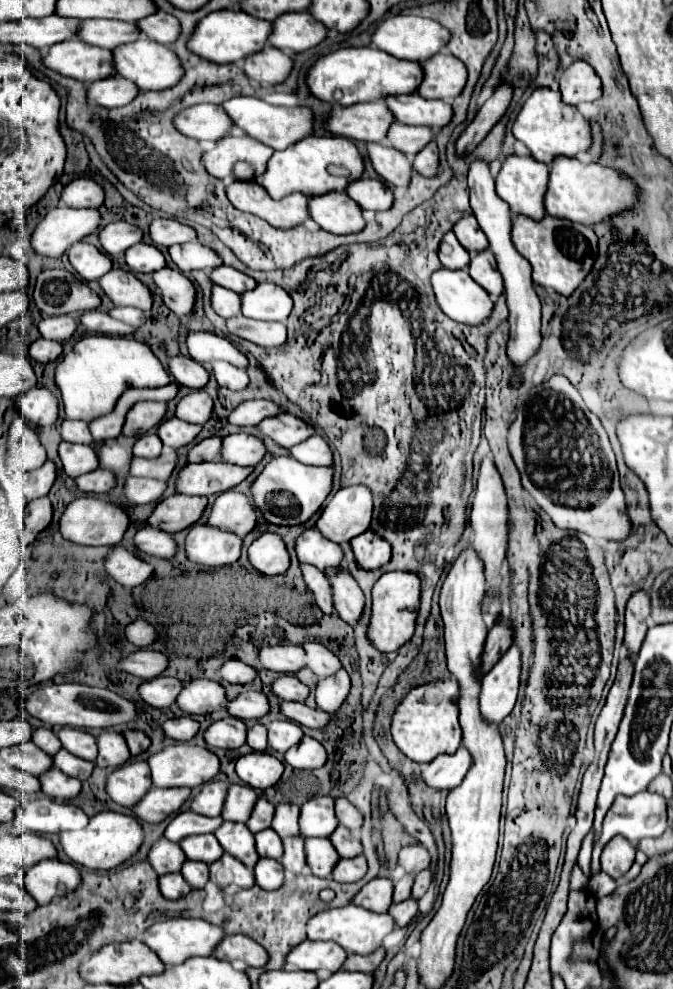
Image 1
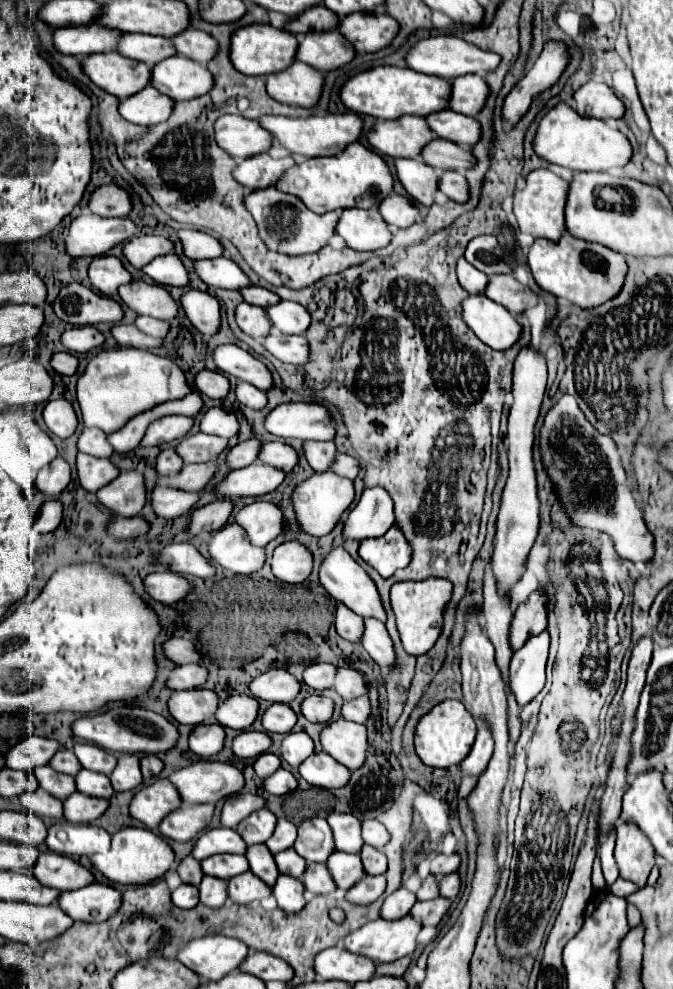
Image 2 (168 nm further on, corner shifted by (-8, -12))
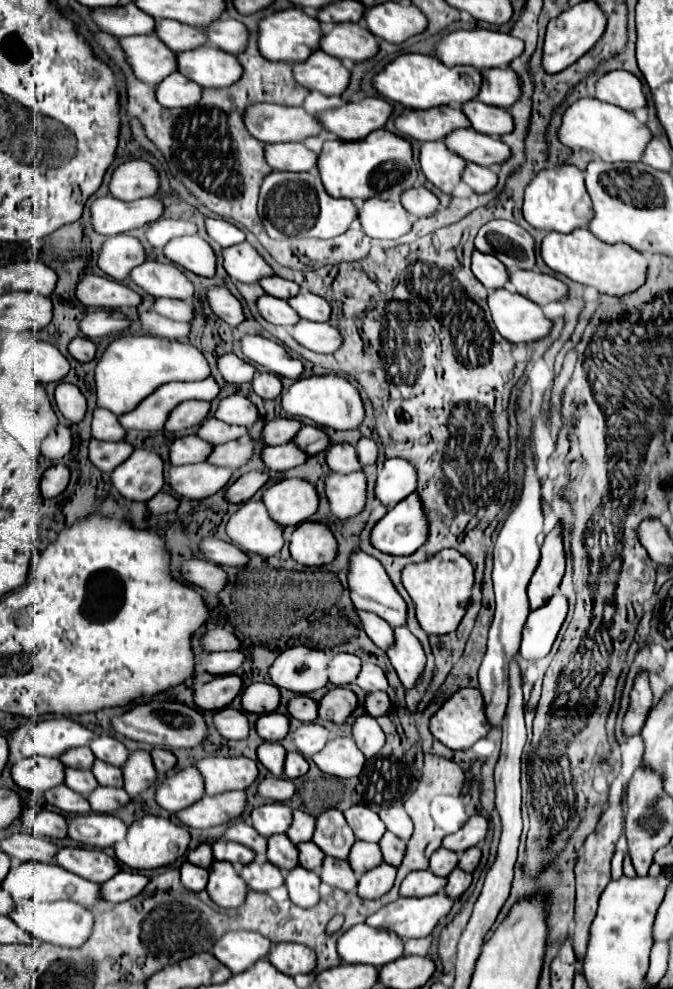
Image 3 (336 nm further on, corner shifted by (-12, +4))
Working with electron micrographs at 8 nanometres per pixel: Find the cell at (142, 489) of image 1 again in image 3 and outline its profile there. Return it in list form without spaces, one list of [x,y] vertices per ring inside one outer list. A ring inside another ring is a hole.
[[[207,462],[173,466],[169,470],[169,486],[177,498],[201,500],[229,484],[233,468],[219,468]]]

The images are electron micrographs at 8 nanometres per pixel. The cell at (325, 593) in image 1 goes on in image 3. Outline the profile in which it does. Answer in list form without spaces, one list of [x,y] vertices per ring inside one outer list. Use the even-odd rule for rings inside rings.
[[[355,608],[355,614],[357,614],[357,618],[359,618],[363,630],[367,632],[367,636],[369,636],[379,648],[385,650],[385,648],[391,644],[391,636],[393,636],[391,626],[389,626],[383,618],[379,618],[377,614],[373,614],[373,612],[369,612],[369,610],[359,610],[359,608]]]

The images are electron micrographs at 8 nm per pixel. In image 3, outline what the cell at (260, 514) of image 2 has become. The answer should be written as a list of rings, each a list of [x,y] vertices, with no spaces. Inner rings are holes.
[[[287,478],[263,492],[261,502],[279,526],[297,526],[309,520],[319,504],[315,488],[299,478]]]

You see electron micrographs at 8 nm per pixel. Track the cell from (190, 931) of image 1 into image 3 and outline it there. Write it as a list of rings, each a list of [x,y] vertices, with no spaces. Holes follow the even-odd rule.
[[[231,930],[213,944],[211,954],[231,972],[241,972],[243,968],[249,968],[255,960],[265,958],[269,948],[271,942],[259,932]]]

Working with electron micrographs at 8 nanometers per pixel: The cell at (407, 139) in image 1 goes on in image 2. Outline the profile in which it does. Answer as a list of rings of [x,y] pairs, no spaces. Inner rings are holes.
[[[435,138],[431,144],[427,144],[427,148],[423,148],[421,154],[429,166],[443,172],[467,172],[469,168],[477,166],[477,158],[473,156],[471,150],[465,150],[443,138]]]

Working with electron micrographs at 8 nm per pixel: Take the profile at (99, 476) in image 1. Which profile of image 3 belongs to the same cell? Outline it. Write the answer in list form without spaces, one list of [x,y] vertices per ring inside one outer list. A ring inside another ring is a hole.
[[[135,450],[111,472],[111,484],[127,500],[147,502],[163,486],[163,460],[155,452]]]

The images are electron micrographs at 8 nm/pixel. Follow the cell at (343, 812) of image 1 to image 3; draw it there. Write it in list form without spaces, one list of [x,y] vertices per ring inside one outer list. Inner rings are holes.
[[[387,808],[379,812],[379,818],[383,820],[383,824],[387,826],[389,832],[393,832],[397,838],[401,840],[409,840],[411,832],[413,832],[413,824],[411,818],[407,816],[407,812],[403,808]]]

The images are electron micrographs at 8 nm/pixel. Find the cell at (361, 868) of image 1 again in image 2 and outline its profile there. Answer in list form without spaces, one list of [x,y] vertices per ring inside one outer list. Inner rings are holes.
[[[365,876],[361,878],[349,892],[347,892],[347,900],[351,904],[359,904],[359,906],[367,906],[371,902],[375,902],[383,892],[385,892],[385,876]]]

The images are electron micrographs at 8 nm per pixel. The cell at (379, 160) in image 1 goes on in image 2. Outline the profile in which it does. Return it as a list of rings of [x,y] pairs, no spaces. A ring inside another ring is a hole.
[[[395,160],[397,174],[405,190],[427,208],[433,204],[433,194],[439,188],[439,174],[423,160]]]

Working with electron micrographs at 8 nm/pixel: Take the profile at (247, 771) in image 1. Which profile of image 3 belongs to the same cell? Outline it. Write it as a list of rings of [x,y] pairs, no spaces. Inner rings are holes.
[[[289,752],[289,754],[287,754],[283,776],[287,776],[287,778],[299,778],[299,776],[303,776],[307,770],[309,770],[309,764],[307,764],[307,760],[305,760],[299,752]]]

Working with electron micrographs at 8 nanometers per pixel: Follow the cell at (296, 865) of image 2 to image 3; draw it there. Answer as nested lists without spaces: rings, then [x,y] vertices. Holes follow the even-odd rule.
[[[301,842],[297,844],[297,850],[299,850],[299,864],[307,870],[313,870],[317,872],[319,870],[319,864],[323,860],[323,852],[319,852],[319,848],[315,848],[315,844],[311,842]]]

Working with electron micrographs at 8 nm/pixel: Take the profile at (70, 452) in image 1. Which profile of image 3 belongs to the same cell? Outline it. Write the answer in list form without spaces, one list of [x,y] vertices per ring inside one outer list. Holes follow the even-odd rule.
[[[91,438],[89,442],[89,460],[93,462],[95,468],[101,472],[111,472],[119,464],[123,464],[133,452],[133,446],[127,444],[125,440],[121,442],[99,442]]]

